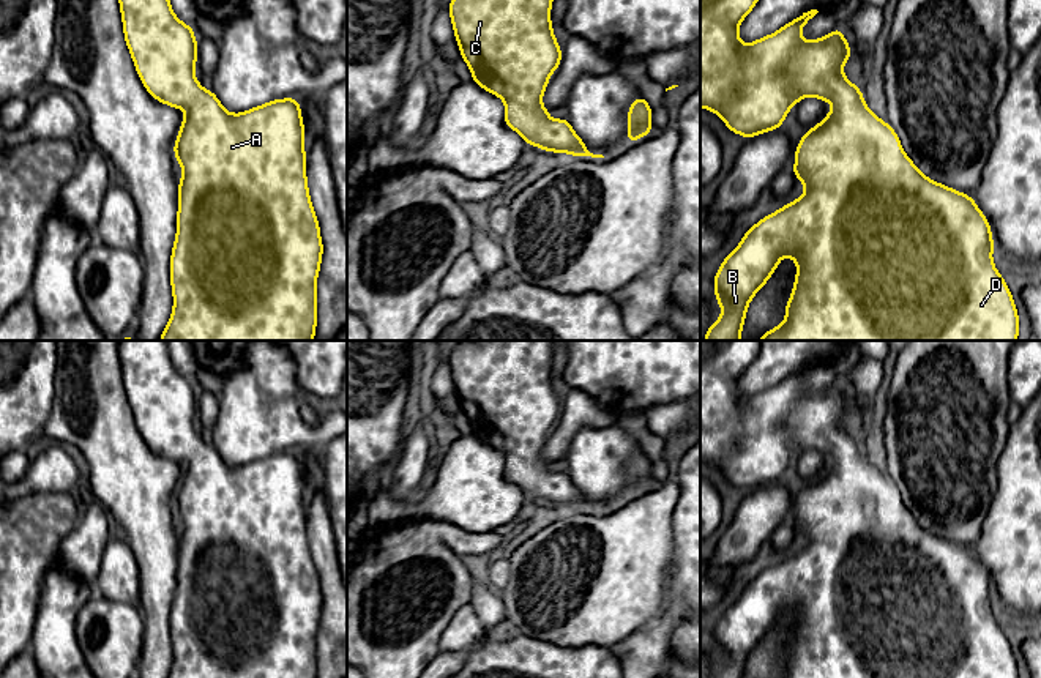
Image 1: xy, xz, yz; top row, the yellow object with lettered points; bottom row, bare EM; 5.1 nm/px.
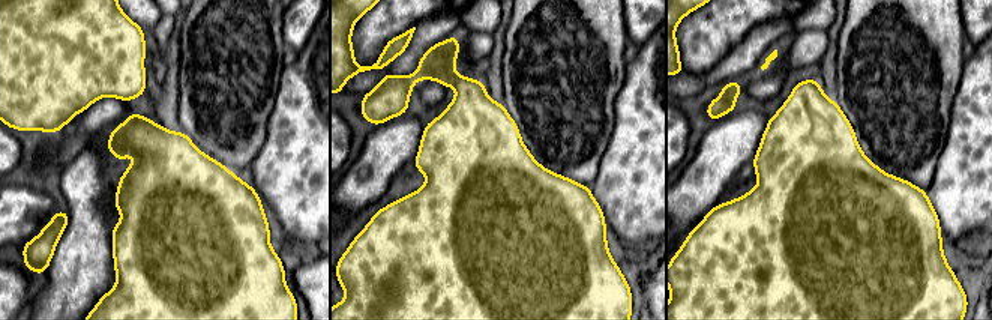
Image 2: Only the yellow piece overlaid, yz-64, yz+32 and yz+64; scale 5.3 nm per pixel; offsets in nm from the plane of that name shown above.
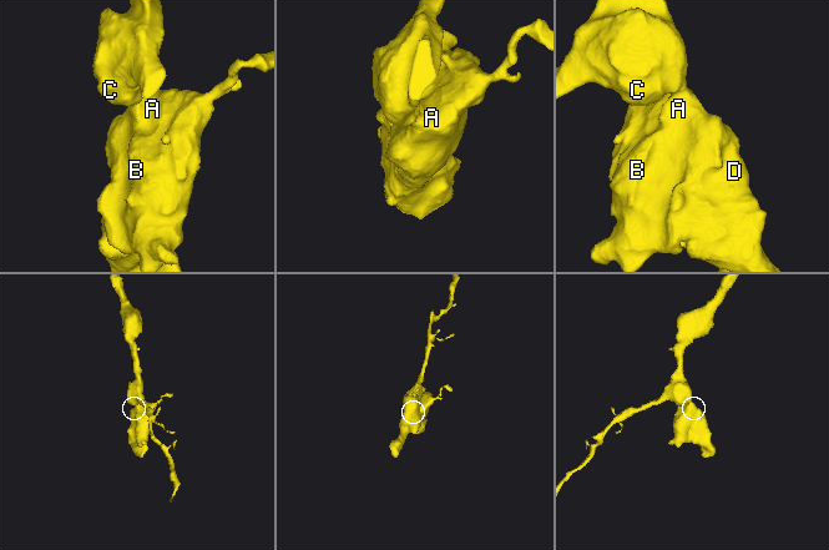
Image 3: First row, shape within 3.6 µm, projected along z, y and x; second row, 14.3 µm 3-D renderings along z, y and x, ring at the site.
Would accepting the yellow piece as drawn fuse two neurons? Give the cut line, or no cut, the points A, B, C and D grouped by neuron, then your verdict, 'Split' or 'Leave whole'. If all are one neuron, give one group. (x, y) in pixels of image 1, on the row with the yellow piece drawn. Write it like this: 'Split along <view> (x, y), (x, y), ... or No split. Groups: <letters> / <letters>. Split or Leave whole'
No split. Groups: A B C D. Leave whole

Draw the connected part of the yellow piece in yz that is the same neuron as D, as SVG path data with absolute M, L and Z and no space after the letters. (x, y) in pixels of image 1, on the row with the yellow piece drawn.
M700 0L700 107L718 114L732 132L746 139L781 128L790 107L797 106L798 101L806 96L814 96L831 102L833 110L826 114L817 126L809 128L797 145L795 166L792 172L806 186L804 194L749 227L740 244L724 259L715 274L715 298L722 307L722 314L707 330L703 341L741 341L741 330L751 300L767 284L781 259L785 255L792 257L798 268L795 284L792 287L792 296L785 303L785 319L779 326L765 331L759 341L1017 341L1017 307L1005 279L1000 276L992 262L992 251L995 244L992 240L991 225L987 218L976 207L973 197L923 175L913 161L905 155L899 142L899 136L894 132L893 126L882 121L868 109L861 88L853 85L842 74L842 68L852 55L852 49L842 36L841 27L814 41L801 39L801 27L819 13L817 9L803 13L800 17L768 36L743 44L738 38L738 27L757 2L759 0Z

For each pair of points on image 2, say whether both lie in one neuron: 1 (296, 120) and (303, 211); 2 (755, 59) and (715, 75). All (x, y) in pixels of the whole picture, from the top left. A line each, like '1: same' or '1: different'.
1: same
2: same

